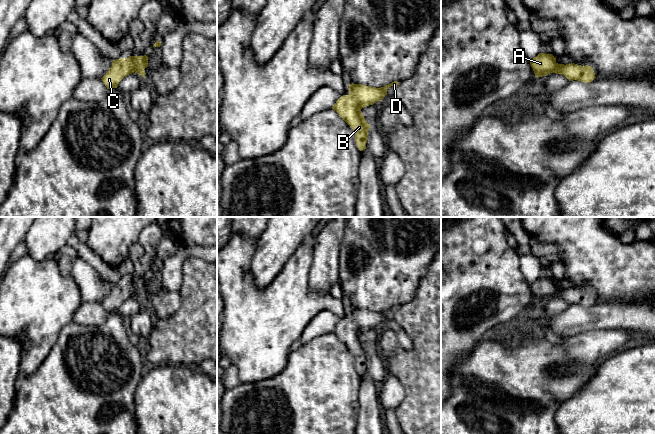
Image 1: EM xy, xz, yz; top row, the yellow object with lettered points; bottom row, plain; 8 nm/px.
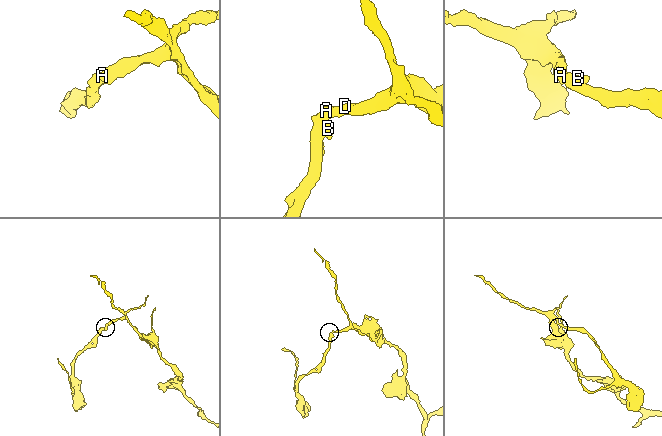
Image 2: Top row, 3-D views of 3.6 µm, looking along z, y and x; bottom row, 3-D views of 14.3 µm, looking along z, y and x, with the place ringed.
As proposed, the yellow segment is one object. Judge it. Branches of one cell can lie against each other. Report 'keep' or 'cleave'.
keep

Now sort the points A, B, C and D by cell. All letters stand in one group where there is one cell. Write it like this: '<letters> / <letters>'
A B C D

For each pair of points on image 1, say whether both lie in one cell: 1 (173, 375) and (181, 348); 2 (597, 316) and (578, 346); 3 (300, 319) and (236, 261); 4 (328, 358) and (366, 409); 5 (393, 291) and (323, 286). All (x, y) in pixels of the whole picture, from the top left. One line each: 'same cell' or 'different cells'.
1: different cells
2: different cells
3: same cell
4: different cells
5: different cells

